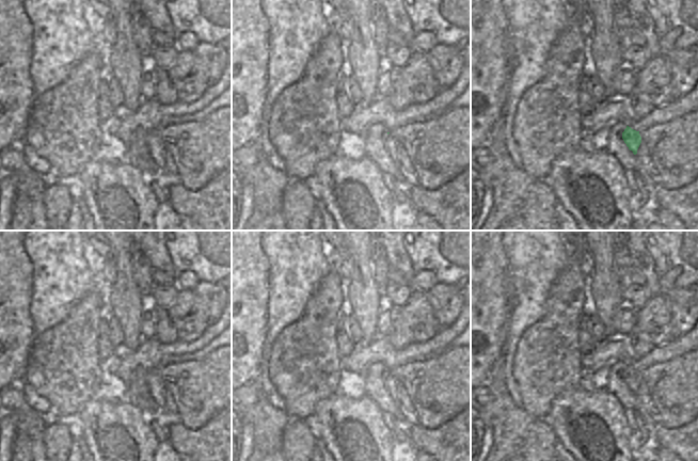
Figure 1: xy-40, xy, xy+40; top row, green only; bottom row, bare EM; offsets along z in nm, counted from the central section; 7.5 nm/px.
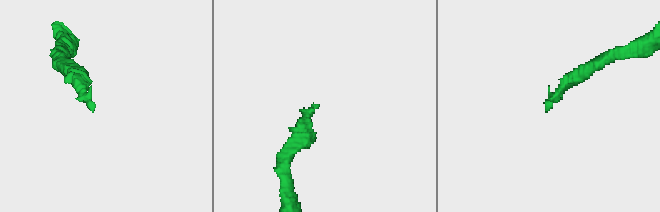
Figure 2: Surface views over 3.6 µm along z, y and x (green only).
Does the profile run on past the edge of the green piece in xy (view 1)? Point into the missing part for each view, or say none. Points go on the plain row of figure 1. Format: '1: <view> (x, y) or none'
1: none

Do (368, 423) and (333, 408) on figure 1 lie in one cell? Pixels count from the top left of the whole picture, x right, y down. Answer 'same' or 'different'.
same

